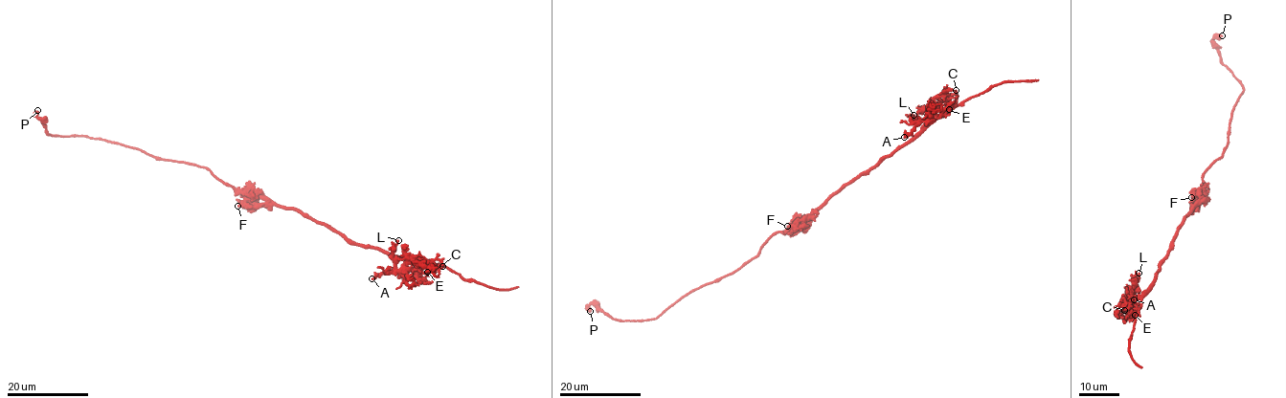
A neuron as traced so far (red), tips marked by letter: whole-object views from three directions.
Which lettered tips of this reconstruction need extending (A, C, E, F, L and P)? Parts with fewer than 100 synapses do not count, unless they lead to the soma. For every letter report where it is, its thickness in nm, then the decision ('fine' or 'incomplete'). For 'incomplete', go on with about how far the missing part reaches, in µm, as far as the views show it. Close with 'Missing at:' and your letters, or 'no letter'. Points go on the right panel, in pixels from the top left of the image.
A: at (1134, 299); 200 nm thick; fine
C: at (1124, 310); 280 nm thick; fine
E: at (1135, 315); 150 nm thick; fine
F: at (1191, 197); 240 nm thick; fine
L: at (1139, 273); 200 nm thick; fine
P: at (1222, 35); 440 nm thick; fine
Missing at: no letter

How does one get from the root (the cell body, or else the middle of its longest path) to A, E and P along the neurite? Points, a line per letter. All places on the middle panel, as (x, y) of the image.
A: (808, 217), (837, 190), (890, 156), (929, 120), (919, 121), (904, 137)
E: (808, 217), (837, 190), (890, 156), (929, 120), (949, 109)
P: (808, 217), (771, 236), (758, 254), (738, 269), (690, 291), (654, 319), (618, 320), (592, 304), (590, 311)

